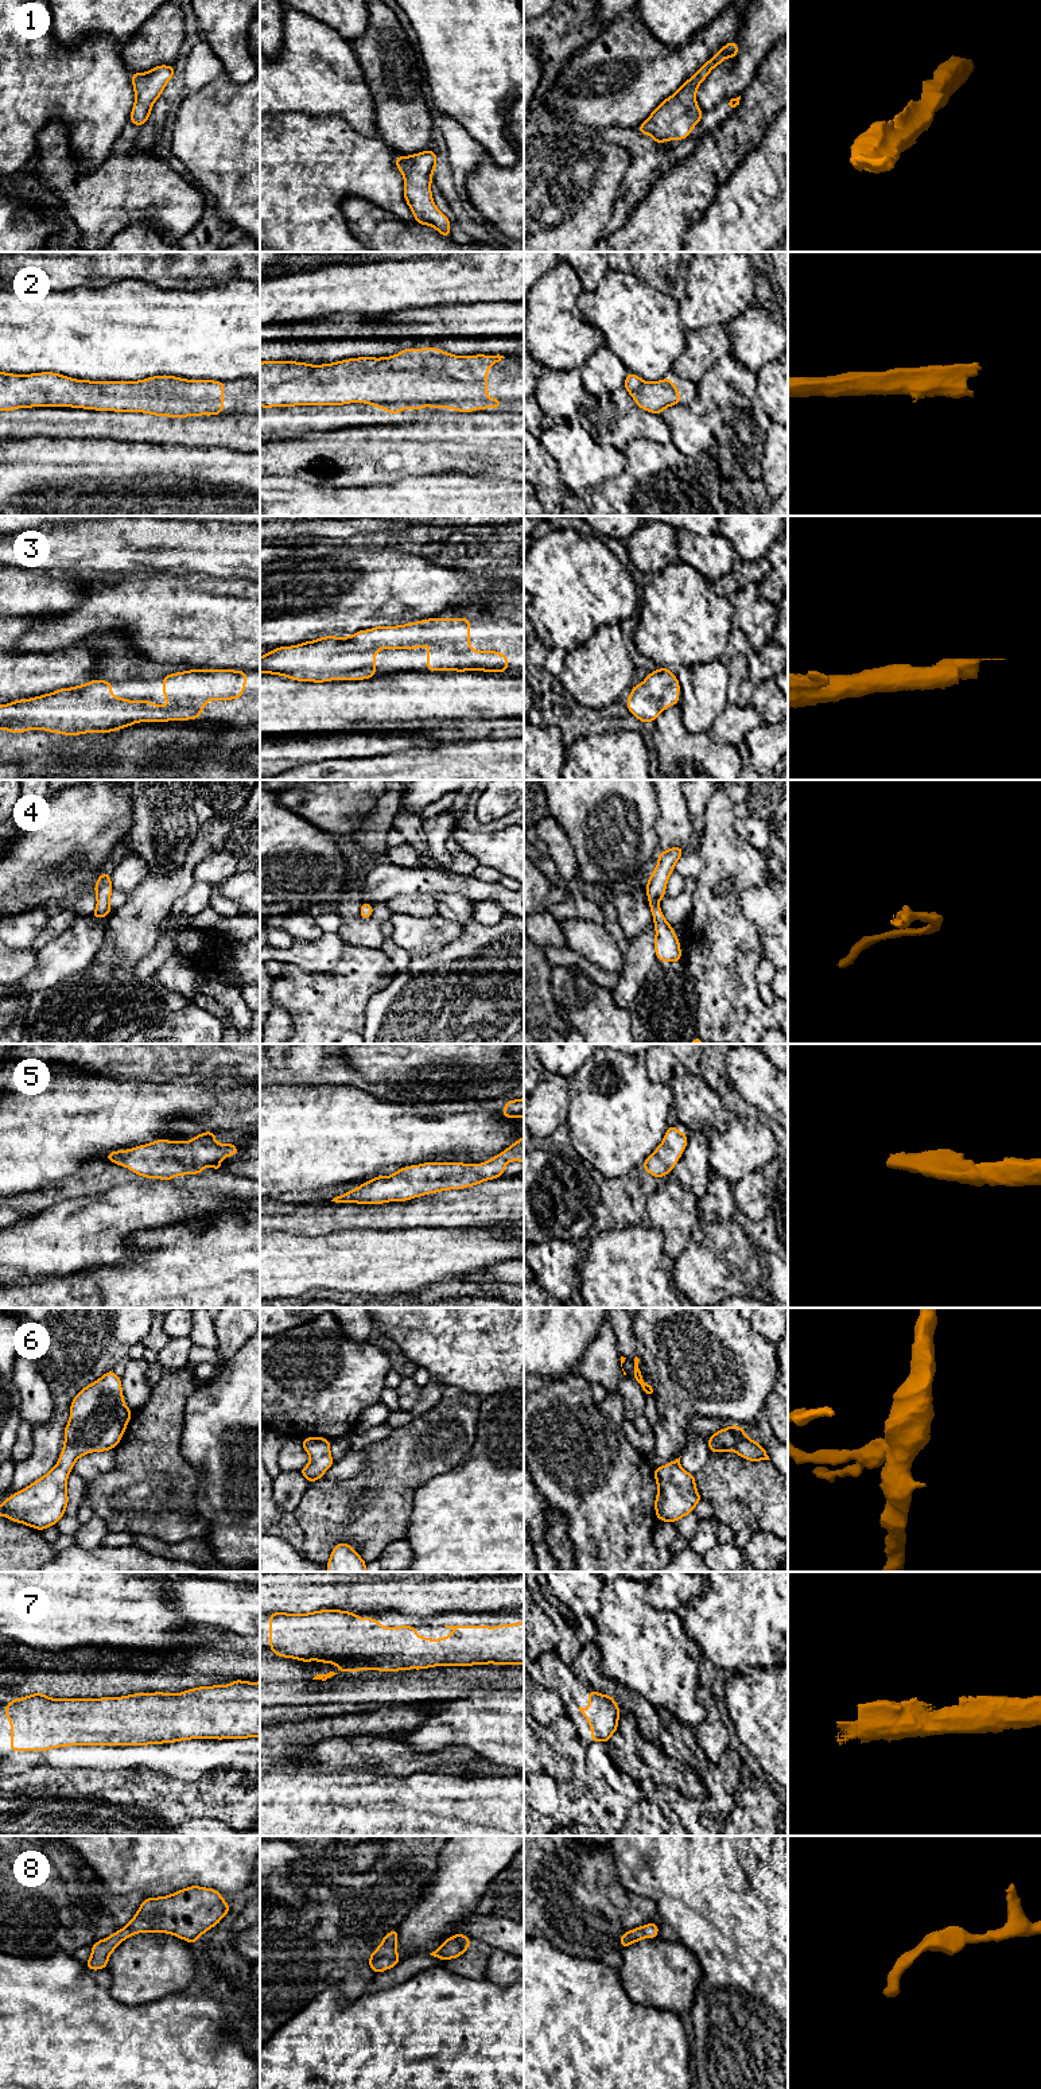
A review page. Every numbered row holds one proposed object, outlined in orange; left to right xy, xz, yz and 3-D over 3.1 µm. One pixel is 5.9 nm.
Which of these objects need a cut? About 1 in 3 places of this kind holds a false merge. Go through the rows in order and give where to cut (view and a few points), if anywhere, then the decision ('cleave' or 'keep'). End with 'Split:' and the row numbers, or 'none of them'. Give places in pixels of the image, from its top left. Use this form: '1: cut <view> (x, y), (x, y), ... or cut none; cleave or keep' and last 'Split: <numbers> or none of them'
1: cut none; keep
2: cut none; keep
3: cut none; keep
4: cut none; keep
5: cut none; keep
6: cut none; keep
7: cut none; keep
8: cut none; keep
Split: none of them

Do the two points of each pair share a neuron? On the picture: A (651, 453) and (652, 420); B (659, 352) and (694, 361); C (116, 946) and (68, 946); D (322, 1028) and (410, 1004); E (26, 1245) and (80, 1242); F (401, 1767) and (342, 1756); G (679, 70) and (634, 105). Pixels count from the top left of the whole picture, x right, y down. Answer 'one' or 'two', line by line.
A: two
B: two
C: two
D: two
E: one
F: one
G: one

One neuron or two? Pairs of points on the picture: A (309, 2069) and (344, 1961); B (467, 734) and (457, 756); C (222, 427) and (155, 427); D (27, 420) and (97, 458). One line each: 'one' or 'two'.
A: two
B: two
C: one
D: two

